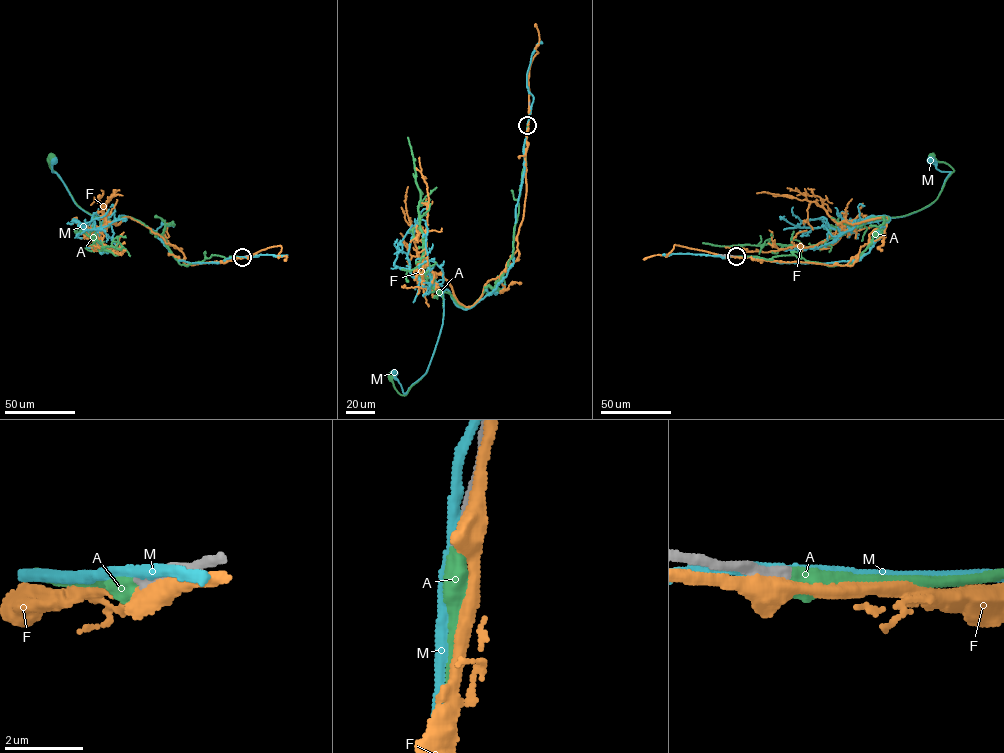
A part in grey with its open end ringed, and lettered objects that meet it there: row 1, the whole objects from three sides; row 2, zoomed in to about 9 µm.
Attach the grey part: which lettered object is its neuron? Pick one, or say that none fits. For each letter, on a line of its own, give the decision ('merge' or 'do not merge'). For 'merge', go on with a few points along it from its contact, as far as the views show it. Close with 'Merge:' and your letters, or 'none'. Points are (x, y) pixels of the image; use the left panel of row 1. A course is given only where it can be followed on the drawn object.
A: merge | via (242, 257), (180, 264), (139, 221), (109, 223), (77, 205), (52, 157)
F: do not merge
M: do not merge
Merge: A

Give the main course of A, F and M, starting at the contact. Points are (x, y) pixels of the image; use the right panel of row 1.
A: (736, 256), (851, 263), (888, 218), (869, 218), (864, 223), (903, 216), (937, 198), (954, 170), (932, 156)
F: (735, 256), (852, 265), (869, 234), (888, 219), (843, 221), (839, 239), (829, 245), (765, 252), (725, 247)
M: (735, 256), (860, 260), (890, 218), (863, 219), (909, 214), (936, 199), (952, 172), (931, 160)

